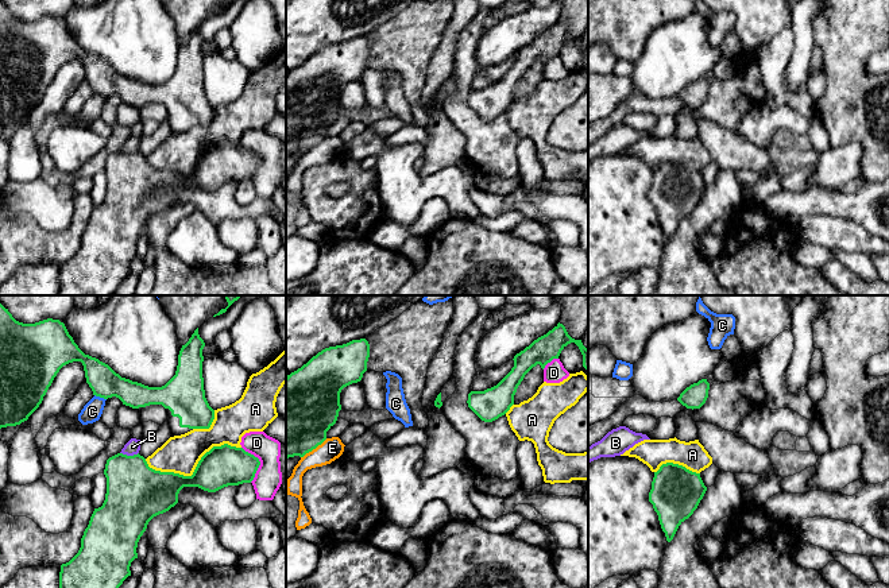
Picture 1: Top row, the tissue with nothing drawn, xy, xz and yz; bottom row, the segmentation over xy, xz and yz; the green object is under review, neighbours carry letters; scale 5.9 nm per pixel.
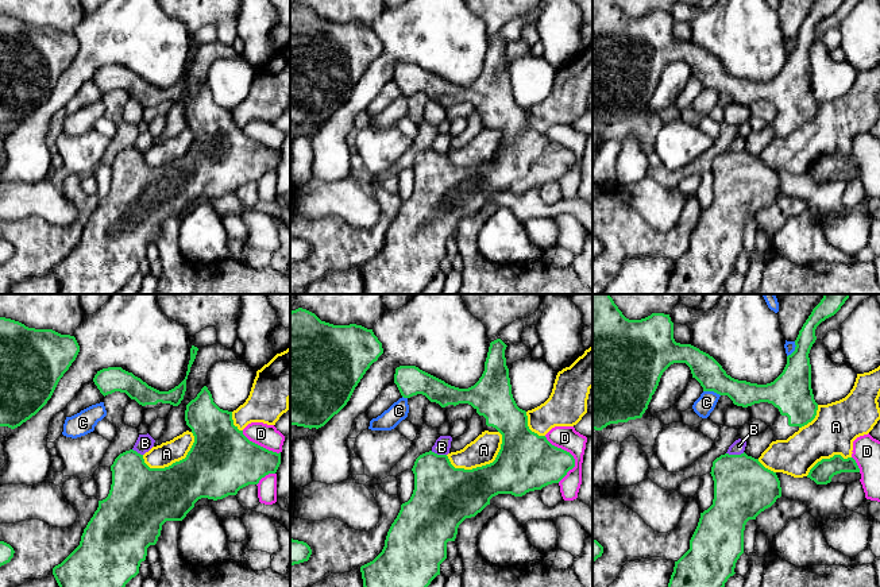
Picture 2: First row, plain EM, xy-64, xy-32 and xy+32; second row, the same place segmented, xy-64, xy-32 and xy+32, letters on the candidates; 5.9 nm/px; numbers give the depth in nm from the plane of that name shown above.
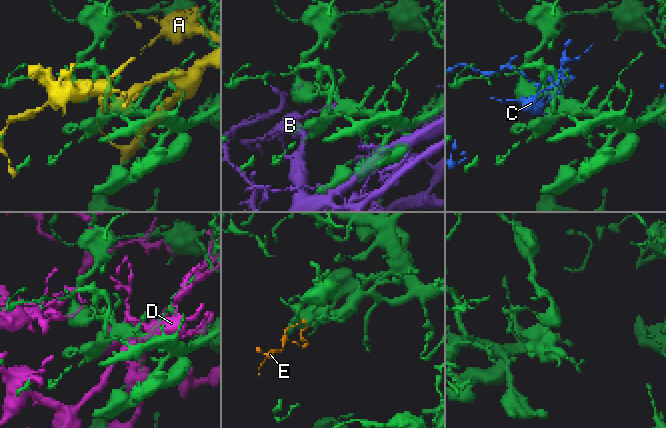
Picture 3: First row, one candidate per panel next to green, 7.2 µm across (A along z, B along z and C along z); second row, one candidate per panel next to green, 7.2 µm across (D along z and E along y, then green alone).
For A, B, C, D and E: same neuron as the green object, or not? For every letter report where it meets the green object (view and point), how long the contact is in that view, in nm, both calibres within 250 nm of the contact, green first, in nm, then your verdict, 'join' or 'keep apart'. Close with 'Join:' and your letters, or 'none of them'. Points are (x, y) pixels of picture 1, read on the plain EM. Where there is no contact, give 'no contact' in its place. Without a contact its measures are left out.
A: contact xy (194, 169); length 600 nm; calibres 240 and 220 nm; keep apart
B: contact xy (130, 154); length 110 nm; calibres 360 and 90 nm; keep apart
C: contact xy (100, 95); length 80 nm; calibres 180 and 120 nm; keep apart
D: contact xy (259, 161); length 220 nm; calibres 240 and 160 nm; keep apart
E: contact xz (313, 146); length 200 nm; calibres 480 and 130 nm; keep apart
Join: none of them

